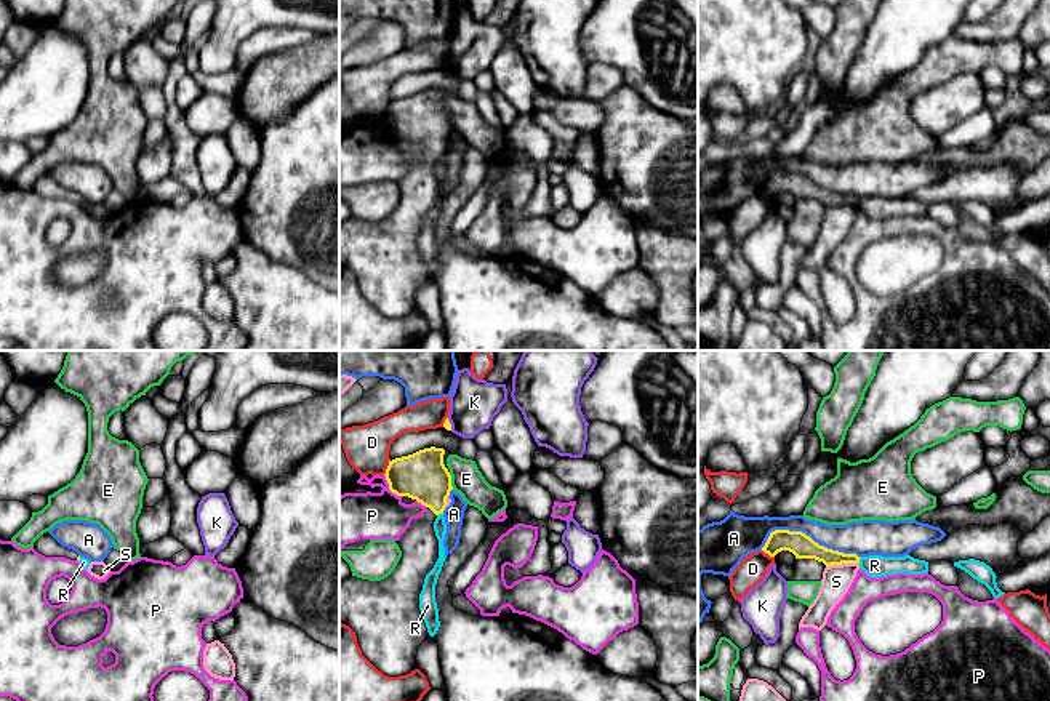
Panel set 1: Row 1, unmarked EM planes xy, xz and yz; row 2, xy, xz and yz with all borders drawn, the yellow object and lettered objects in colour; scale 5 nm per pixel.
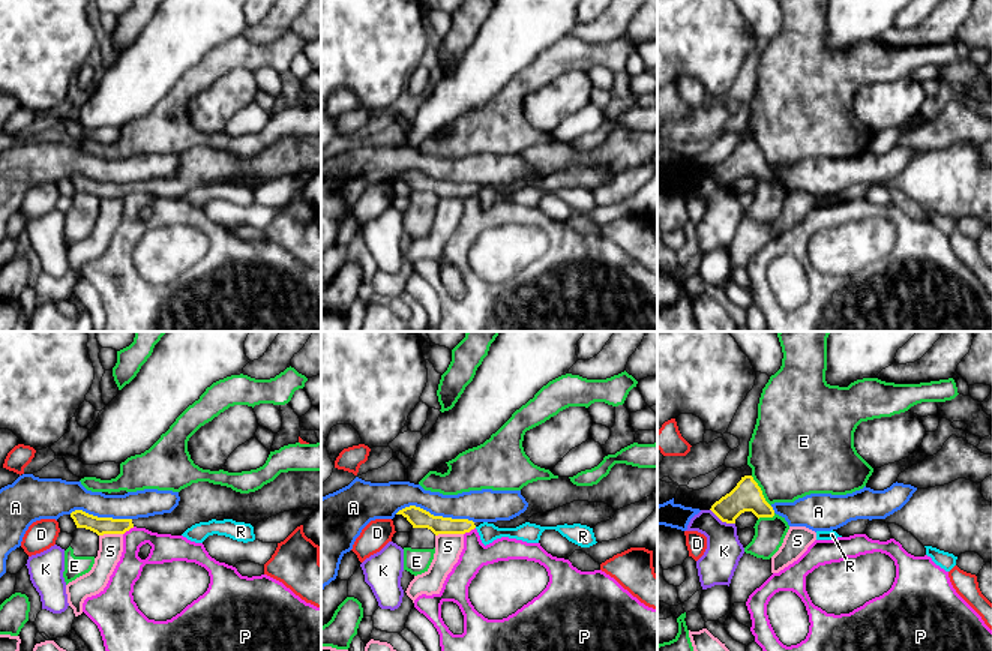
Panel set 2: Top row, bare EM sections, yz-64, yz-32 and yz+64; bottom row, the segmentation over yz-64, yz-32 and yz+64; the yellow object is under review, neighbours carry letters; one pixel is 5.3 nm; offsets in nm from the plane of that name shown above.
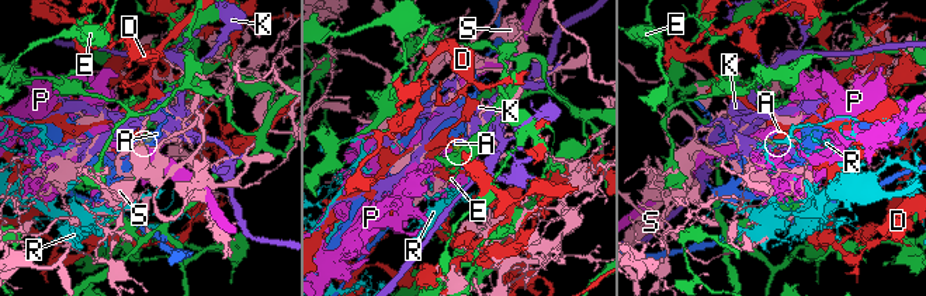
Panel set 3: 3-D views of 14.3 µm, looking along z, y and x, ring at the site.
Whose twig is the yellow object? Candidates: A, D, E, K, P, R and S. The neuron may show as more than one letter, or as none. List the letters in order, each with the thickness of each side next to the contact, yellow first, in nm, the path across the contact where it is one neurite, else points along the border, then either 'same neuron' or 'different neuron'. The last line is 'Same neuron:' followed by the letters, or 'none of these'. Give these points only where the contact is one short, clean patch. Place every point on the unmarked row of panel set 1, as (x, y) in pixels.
A: calibres 120 and 160 nm; different neuron
D: calibres 240 and 220 nm; different neuron
E: calibres 240 and 160 nm; border xz (448, 114), (453, 130); different neuron
K: calibres 40 and 240 nm; border xz (447, 60), (452, 71); different neuron
P: calibres 240 and 240 nm; border xz (384, 116), (389, 130), (402, 138); different neuron
R: calibres 90 and 110 nm; border yz (861, 199), (858, 205); different neuron
S: calibres 120 and 150 nm; border yz (857, 204), (831, 205), (826, 208); different neuron
Same neuron: none of these

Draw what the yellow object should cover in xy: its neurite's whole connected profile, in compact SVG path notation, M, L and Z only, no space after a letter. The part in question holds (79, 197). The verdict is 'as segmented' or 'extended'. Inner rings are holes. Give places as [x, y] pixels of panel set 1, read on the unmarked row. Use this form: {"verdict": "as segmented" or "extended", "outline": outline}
{"verdict": "extended", "outline": "M48 173L34 184L34 190L45 198L80 202L80 197L75 192L61 187Z"}

